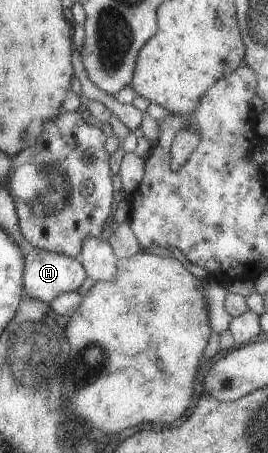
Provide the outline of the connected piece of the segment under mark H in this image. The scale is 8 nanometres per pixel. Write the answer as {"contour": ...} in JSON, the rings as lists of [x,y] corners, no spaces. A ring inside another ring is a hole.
{"contour":[[[28,249],[25,257],[26,294],[50,304],[64,292],[76,292],[86,281],[87,269],[77,258],[66,254]]]}

